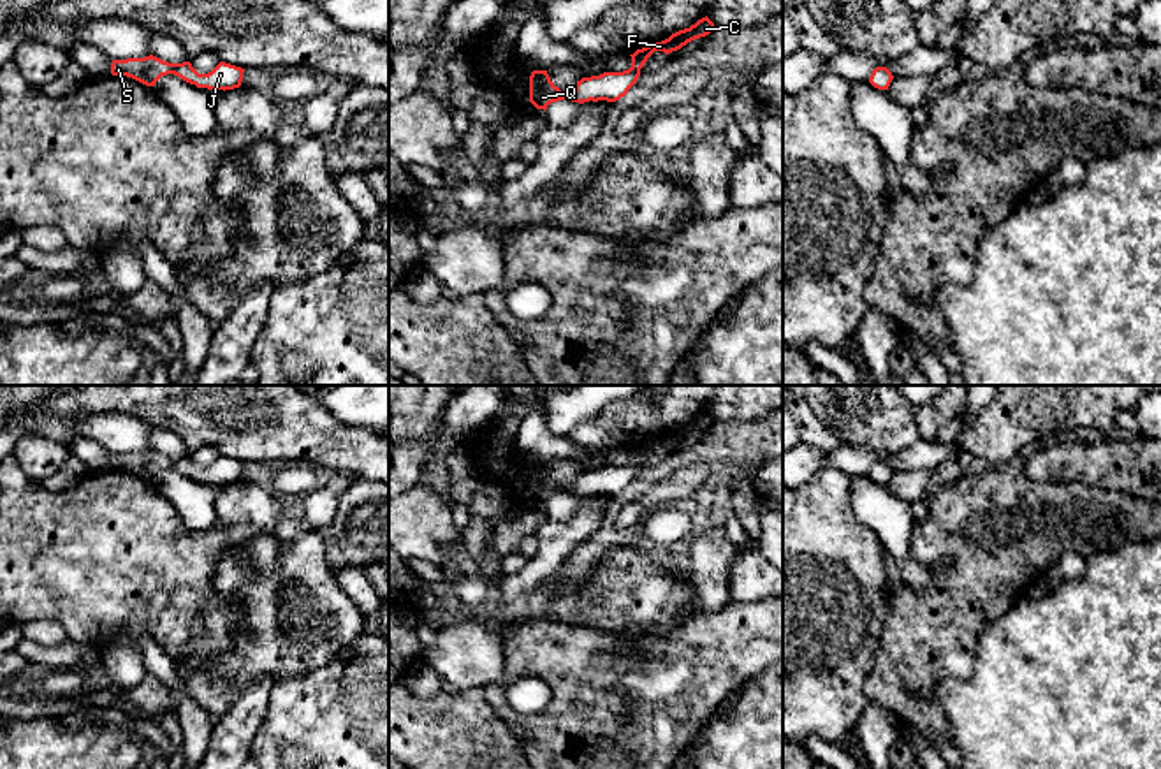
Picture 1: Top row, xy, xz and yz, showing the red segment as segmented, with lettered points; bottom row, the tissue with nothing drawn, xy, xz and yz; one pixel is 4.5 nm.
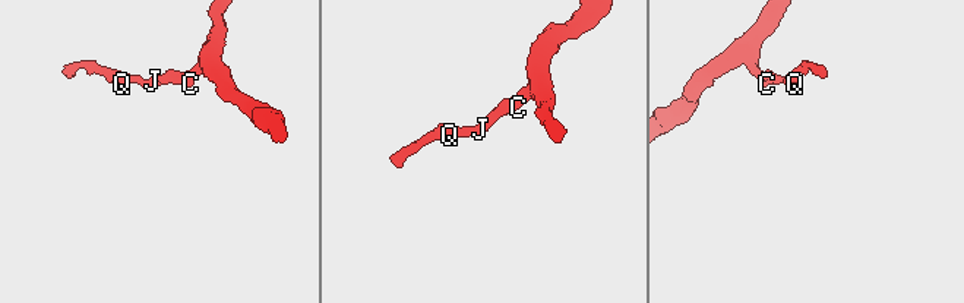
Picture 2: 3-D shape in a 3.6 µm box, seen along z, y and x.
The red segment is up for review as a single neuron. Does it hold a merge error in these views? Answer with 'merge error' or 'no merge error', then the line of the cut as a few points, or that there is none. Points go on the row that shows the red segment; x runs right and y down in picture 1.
no merge error; no cut

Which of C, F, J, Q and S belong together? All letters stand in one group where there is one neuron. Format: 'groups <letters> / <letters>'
groups C F J Q S

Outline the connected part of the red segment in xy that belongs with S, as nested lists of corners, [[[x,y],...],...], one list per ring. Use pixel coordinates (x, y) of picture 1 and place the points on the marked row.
[[[153,55],[144,58],[113,60],[111,74],[127,76],[146,86],[167,74],[174,74],[183,81],[208,90],[234,90],[241,86],[245,69],[220,62],[211,72],[199,74],[190,62],[169,63]]]

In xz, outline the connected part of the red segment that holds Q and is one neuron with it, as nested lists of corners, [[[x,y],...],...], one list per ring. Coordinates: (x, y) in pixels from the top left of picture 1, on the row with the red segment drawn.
[[[533,70],[529,76],[529,102],[537,109],[547,109],[549,104],[565,100],[566,95],[551,81],[547,70]]]

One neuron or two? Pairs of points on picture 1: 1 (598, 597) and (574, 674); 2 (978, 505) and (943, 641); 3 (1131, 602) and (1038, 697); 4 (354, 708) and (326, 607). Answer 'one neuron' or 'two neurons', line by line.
1: two neurons
2: one neuron
3: one neuron
4: two neurons

